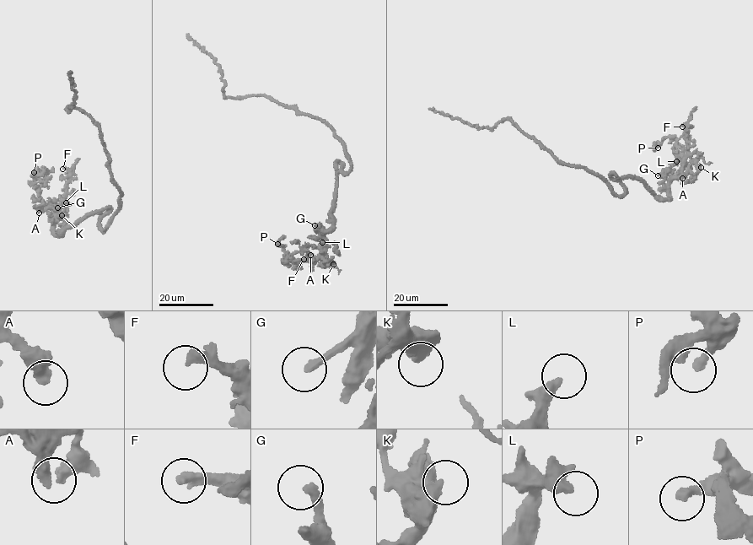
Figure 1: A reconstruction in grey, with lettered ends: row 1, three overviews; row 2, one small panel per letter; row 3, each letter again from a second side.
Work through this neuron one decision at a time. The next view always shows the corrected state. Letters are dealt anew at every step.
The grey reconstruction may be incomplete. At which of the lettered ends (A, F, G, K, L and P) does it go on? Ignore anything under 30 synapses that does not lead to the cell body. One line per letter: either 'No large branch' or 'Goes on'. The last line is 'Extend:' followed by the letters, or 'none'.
A: No large branch
F: Goes on
G: Goes on
K: No large branch
L: No large branch
P: No large branch
Extend: F, G

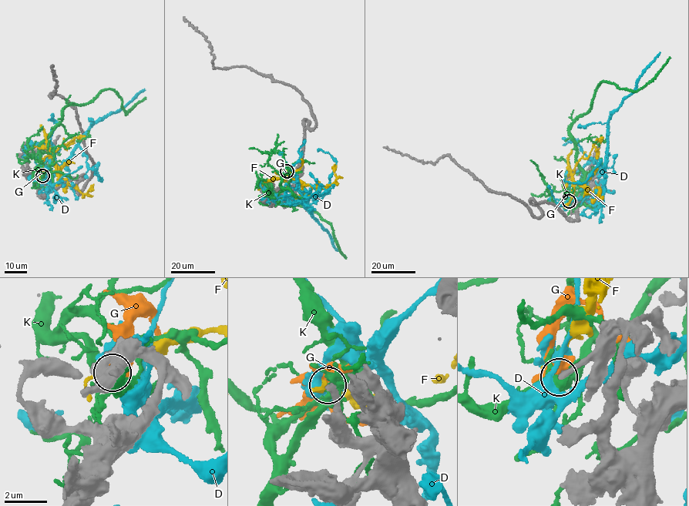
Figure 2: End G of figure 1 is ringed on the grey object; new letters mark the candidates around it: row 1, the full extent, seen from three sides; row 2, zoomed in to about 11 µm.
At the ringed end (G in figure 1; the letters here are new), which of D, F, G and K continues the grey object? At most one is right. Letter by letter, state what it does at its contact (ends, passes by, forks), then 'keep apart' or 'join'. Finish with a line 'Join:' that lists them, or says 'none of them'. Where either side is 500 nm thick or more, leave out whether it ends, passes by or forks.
D: it passes by | keep apart
F: it passes by | keep apart
G: keep apart
K: it forks | keep apart
Join: none of them

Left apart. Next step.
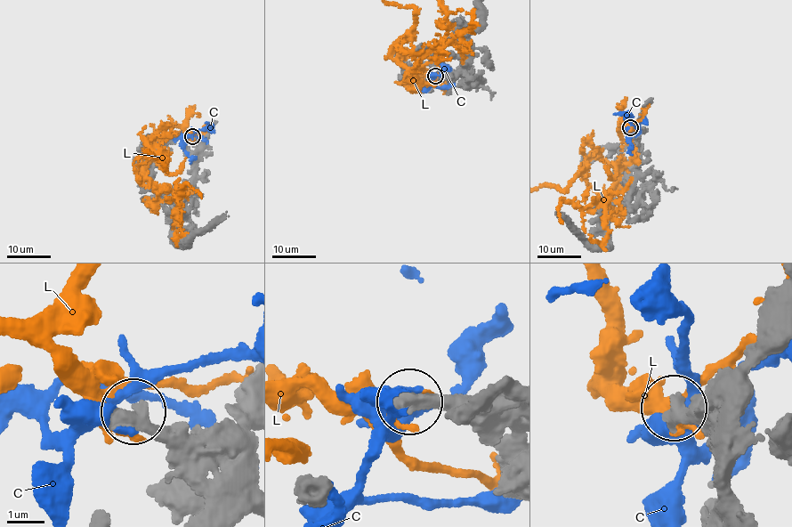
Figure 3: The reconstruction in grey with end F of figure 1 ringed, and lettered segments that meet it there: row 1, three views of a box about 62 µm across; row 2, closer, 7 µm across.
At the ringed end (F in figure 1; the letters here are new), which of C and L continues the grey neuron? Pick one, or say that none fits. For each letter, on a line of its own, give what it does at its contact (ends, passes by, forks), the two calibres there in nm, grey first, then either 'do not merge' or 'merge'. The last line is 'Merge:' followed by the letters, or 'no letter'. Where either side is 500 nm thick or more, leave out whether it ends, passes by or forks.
C: it ends there; 400 nm thick on the grey side, 480 nm on the other; do not merge
L: it passes by; 400 nm thick on the grey side, 260 nm on the other; do not merge
Merge: no letter

